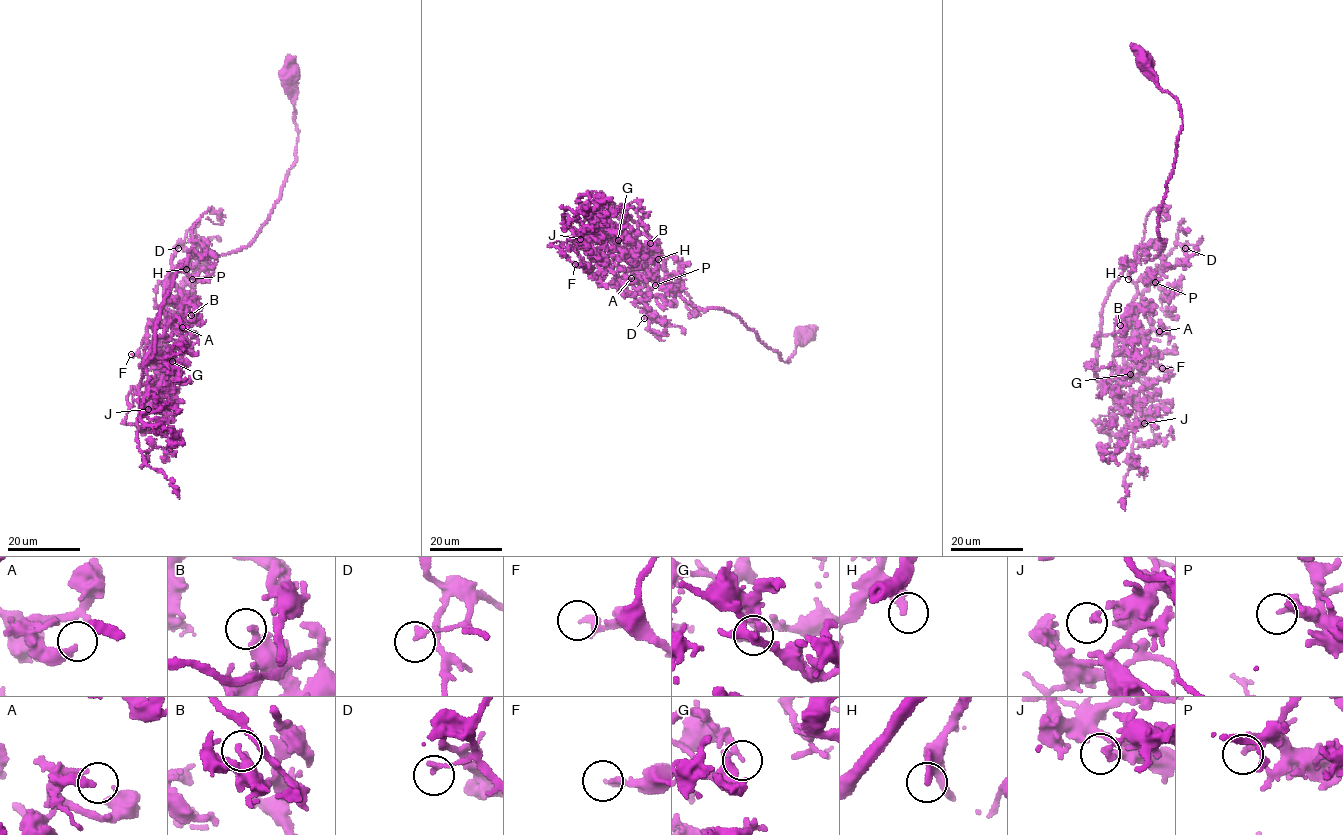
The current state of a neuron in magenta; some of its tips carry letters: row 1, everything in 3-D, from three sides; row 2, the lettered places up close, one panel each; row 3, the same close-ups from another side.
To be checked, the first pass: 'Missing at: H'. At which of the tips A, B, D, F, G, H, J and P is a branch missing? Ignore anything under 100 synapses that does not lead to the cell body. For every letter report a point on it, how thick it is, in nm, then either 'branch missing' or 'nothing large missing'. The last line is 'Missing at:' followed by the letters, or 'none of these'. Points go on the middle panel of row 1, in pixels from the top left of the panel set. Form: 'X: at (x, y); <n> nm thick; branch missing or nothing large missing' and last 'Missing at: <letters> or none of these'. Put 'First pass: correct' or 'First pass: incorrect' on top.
First pass: correct
A: at (631, 278); 320 nm thick; nothing large missing
B: at (650, 243); 200 nm thick; nothing large missing
D: at (644, 318); 200 nm thick; nothing large missing
F: at (575, 264); 260 nm thick; nothing large missing
G: at (618, 240); 300 nm thick; nothing large missing
H: at (658, 259); 280 nm thick; branch missing
J: at (580, 239); 200 nm thick; nothing large missing
P: at (655, 285); 360 nm thick; nothing large missing
Missing at: H

